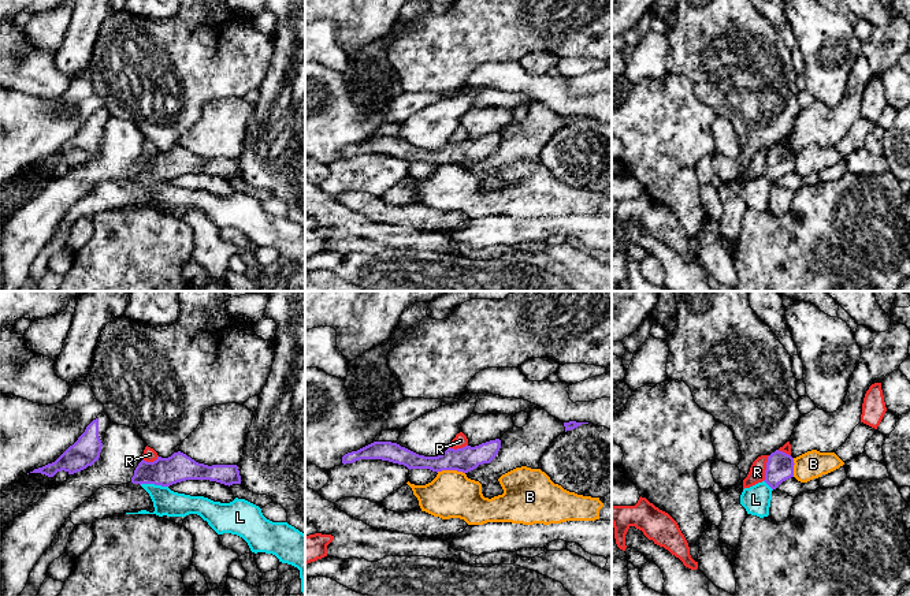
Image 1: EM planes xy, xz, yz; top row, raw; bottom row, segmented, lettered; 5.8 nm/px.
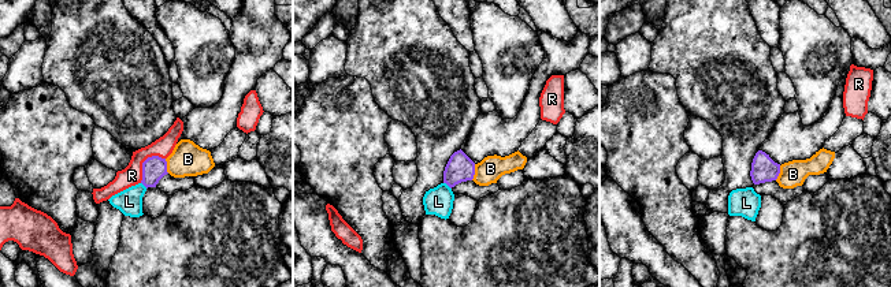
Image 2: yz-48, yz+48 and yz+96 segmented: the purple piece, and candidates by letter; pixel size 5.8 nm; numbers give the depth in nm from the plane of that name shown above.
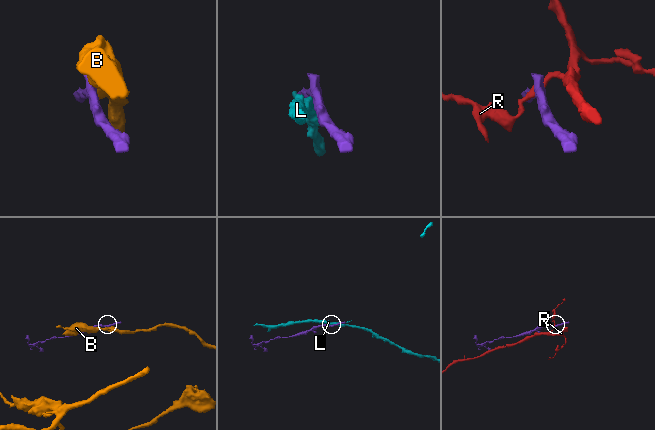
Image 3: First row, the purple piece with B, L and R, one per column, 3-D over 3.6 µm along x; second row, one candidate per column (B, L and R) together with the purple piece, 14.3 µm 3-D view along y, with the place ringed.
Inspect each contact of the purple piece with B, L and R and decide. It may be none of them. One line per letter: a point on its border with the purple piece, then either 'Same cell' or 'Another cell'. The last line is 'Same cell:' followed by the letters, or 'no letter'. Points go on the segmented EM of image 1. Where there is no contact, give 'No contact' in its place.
B: Touches purple at xz (450, 469). Another cell
L: Touches purple at xy (153, 483). Another cell
R: Touches purple at yz (766, 468). Another cell
Same cell: no letter

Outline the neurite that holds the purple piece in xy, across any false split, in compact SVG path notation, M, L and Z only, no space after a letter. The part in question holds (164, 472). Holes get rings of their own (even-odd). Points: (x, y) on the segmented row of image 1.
M178 451L153 462L141 461L131 477L133 484L170 487L186 480L209 480L224 485L241 484L237 465L204 465Z

